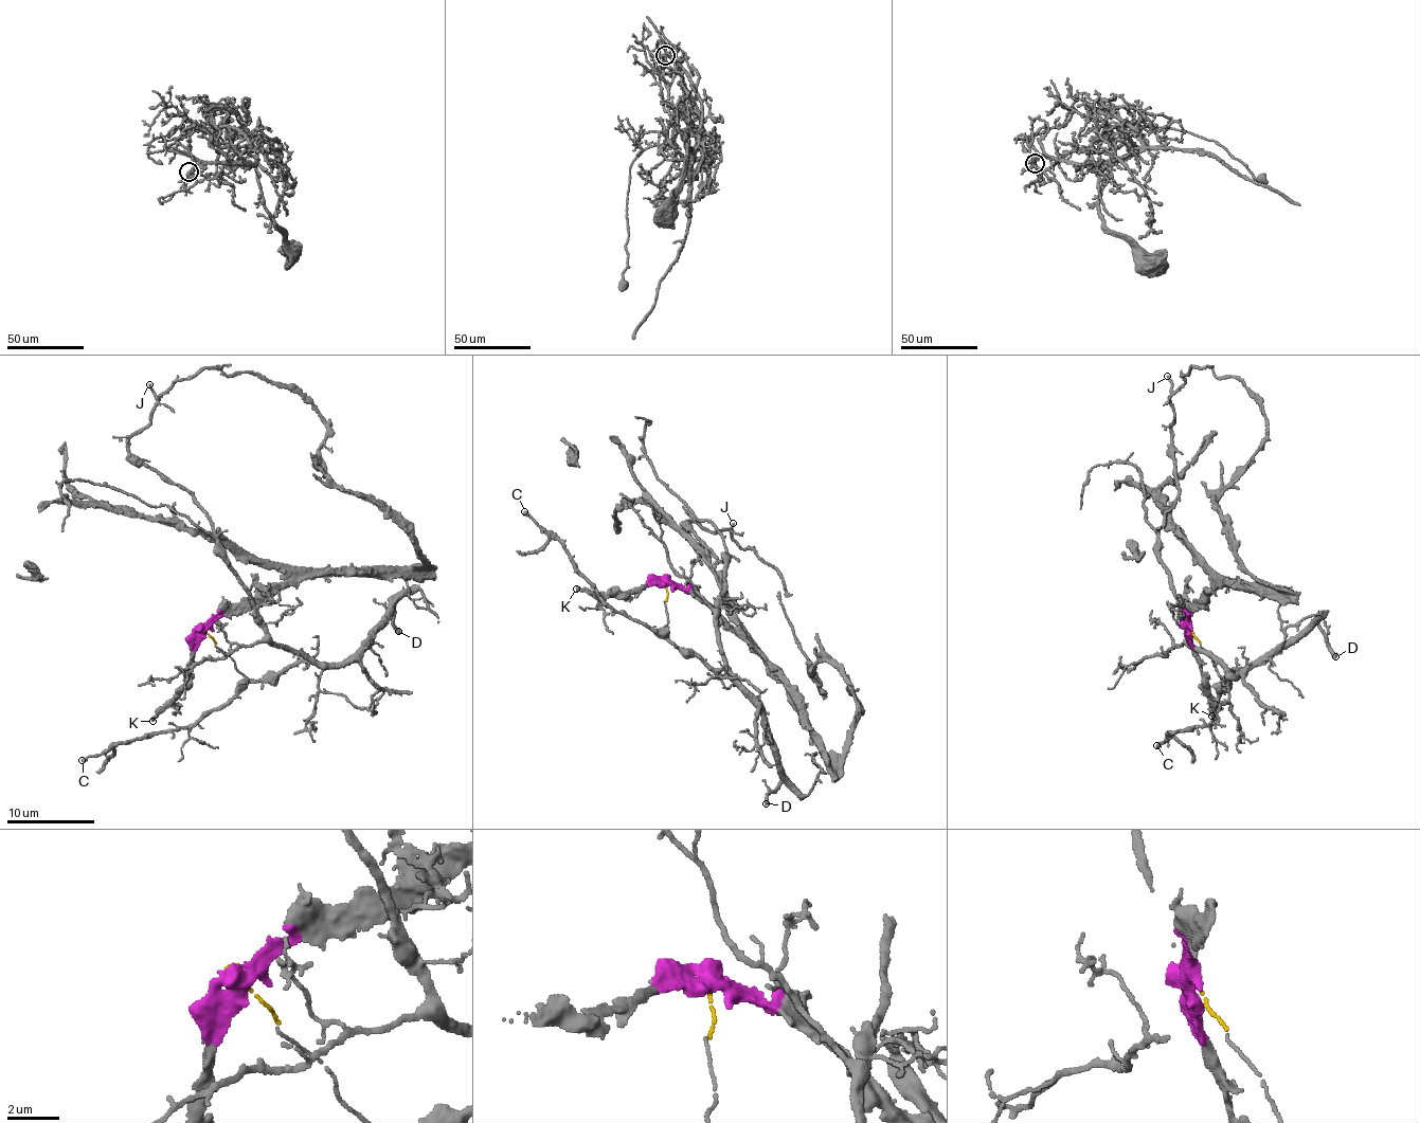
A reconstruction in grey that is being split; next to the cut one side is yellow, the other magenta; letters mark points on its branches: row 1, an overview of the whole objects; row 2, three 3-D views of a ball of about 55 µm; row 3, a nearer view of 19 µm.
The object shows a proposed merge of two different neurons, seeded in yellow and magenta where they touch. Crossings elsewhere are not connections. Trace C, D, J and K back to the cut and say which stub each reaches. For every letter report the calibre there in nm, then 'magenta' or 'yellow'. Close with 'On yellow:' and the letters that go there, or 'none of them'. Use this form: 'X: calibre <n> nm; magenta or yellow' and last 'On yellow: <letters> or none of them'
C: calibre 280 nm; yellow
D: calibre 300 nm; yellow
J: calibre 140 nm; yellow
K: calibre 180 nm; magenta
On yellow: C, D, J

